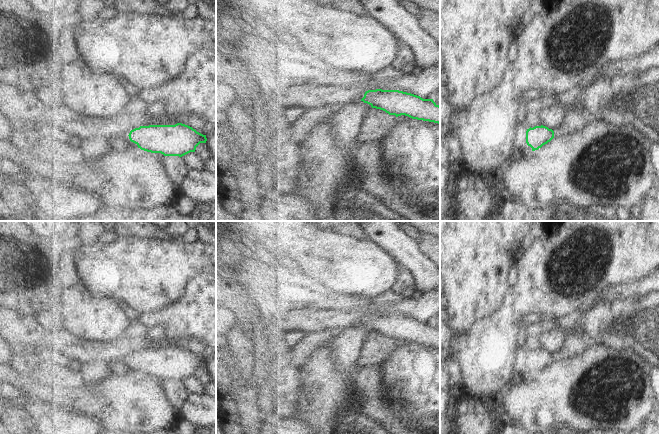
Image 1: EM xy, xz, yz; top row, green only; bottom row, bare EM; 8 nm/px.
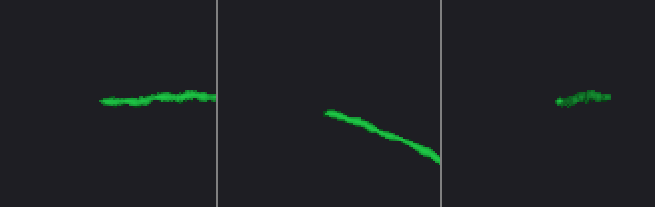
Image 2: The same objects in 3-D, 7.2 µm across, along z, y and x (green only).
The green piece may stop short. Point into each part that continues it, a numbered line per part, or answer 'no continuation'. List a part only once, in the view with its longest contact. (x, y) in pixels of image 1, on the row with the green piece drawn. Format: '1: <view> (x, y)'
no continuation

